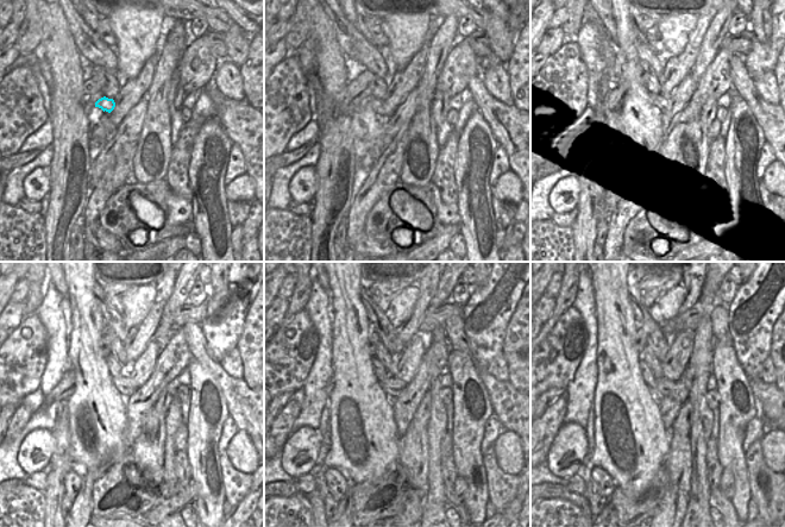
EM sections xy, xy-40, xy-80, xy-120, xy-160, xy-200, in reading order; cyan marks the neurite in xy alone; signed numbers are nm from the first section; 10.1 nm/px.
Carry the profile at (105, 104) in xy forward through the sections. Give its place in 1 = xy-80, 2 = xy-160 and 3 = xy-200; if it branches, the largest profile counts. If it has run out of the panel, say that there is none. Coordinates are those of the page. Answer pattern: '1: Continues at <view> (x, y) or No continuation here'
1: Continues at xy-80 (652, 113)
2: Continues at xy-160 (393, 386)
3: Continues at xy-200 (665, 387).

